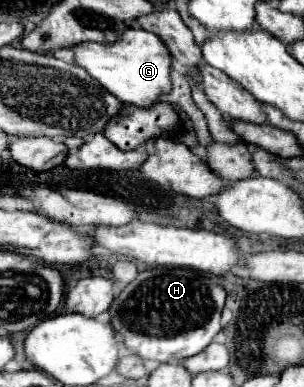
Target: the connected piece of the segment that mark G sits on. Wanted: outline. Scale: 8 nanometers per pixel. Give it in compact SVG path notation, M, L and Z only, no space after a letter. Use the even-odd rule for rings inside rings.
M130 27L122 33L120 41L114 45L102 45L102 43L82 43L72 47L76 53L76 65L84 67L94 79L98 79L110 93L114 93L124 105L136 105L136 107L152 107L160 99L160 95L170 93L172 81L170 81L170 67L172 67L172 55L166 47L166 43L140 27Z

